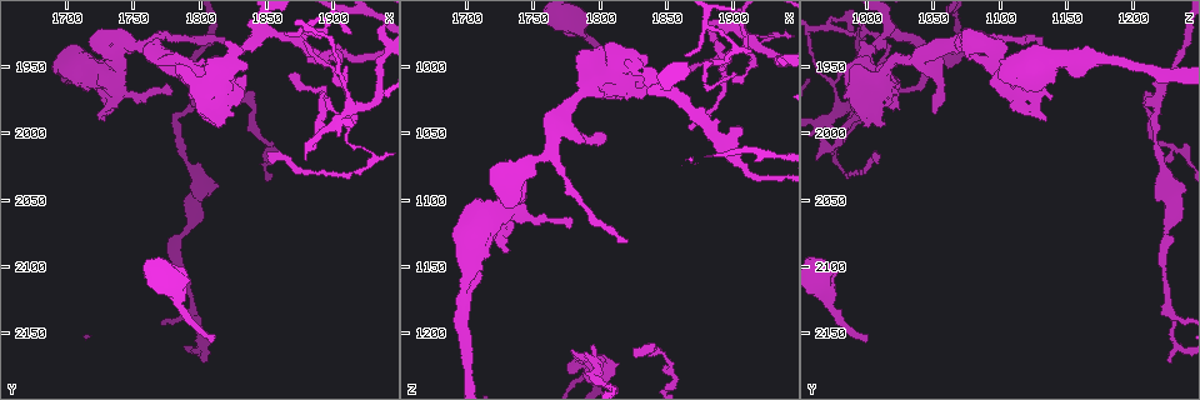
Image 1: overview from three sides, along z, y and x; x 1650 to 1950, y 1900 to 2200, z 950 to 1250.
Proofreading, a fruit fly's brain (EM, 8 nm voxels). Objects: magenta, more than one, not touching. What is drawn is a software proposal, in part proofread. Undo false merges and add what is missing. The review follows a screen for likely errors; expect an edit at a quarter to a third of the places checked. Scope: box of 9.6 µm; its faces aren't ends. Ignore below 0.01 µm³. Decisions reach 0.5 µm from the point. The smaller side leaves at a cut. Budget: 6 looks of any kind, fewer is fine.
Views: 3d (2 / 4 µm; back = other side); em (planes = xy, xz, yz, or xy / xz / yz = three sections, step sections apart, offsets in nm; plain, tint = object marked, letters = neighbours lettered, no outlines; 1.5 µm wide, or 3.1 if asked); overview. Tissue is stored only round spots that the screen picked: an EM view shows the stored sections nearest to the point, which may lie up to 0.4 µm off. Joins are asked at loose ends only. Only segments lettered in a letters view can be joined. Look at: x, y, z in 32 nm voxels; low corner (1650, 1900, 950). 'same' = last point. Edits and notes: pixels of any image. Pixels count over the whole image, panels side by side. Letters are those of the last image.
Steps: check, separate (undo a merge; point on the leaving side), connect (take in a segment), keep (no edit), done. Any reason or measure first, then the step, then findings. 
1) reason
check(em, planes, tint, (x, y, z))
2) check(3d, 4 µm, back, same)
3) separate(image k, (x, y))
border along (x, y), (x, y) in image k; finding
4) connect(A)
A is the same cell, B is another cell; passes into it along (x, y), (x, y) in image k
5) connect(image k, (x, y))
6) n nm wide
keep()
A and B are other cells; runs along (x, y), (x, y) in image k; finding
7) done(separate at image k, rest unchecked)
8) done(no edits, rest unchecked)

free end
check(3d, 4 µm, back, (1726, 1942, 1076))

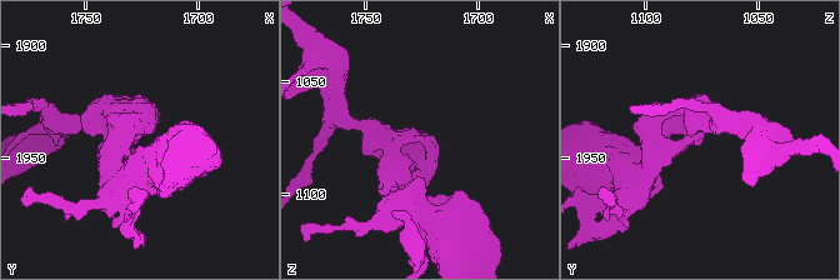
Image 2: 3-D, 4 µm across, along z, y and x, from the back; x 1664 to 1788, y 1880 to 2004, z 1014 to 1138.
check(em, xz, step 4, tint, (1727, 1942, 1077))

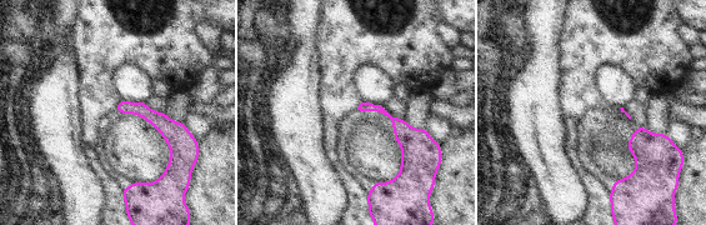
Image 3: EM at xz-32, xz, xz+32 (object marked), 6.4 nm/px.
cut it another way
check(em, planes, letters, same)

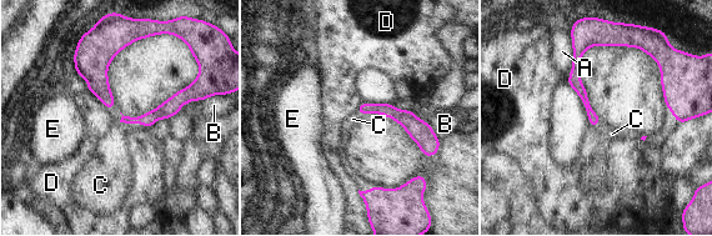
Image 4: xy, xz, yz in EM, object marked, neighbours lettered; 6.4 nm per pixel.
connect(C)
C is the same cell, A, B, D and E are other cells; passes into it along (166, 110), (130, 122), (110, 155) in image 4; the neuron continues

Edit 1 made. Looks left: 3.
check(overview)

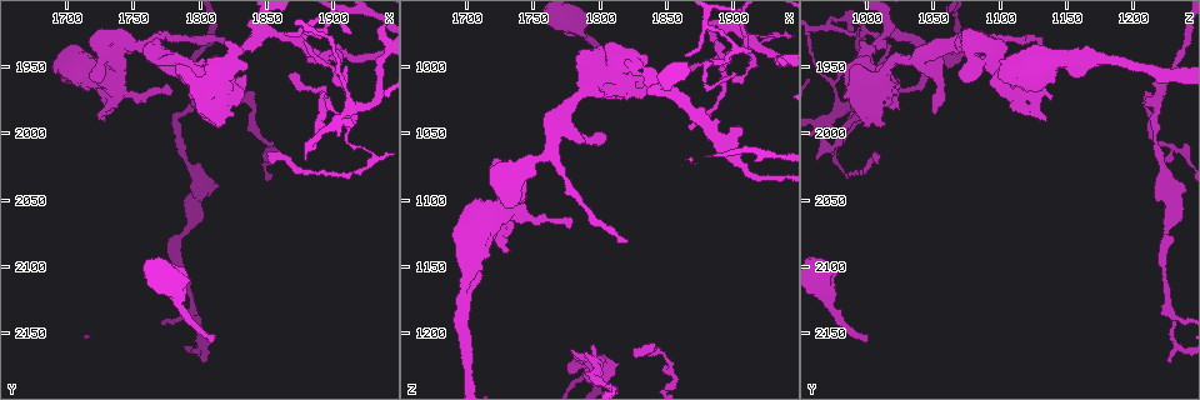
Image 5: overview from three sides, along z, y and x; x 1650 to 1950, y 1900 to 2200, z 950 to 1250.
check(em, planes, letters, (1730, 1990, 1136))

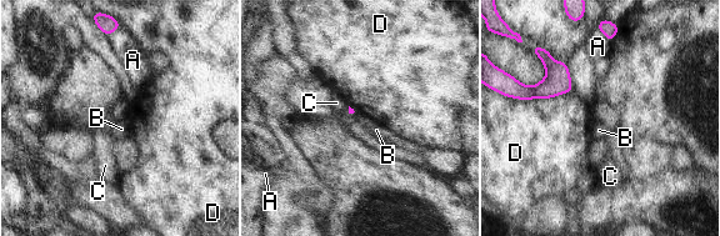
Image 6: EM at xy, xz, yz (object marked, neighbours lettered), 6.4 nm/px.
keep()
A, B, C and D are other cells; border along (573, 88), (550, 98), (516, 99) in image 6; no lettered segment goes on from it

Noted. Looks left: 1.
done(connect at image 4, rest unchecked)

